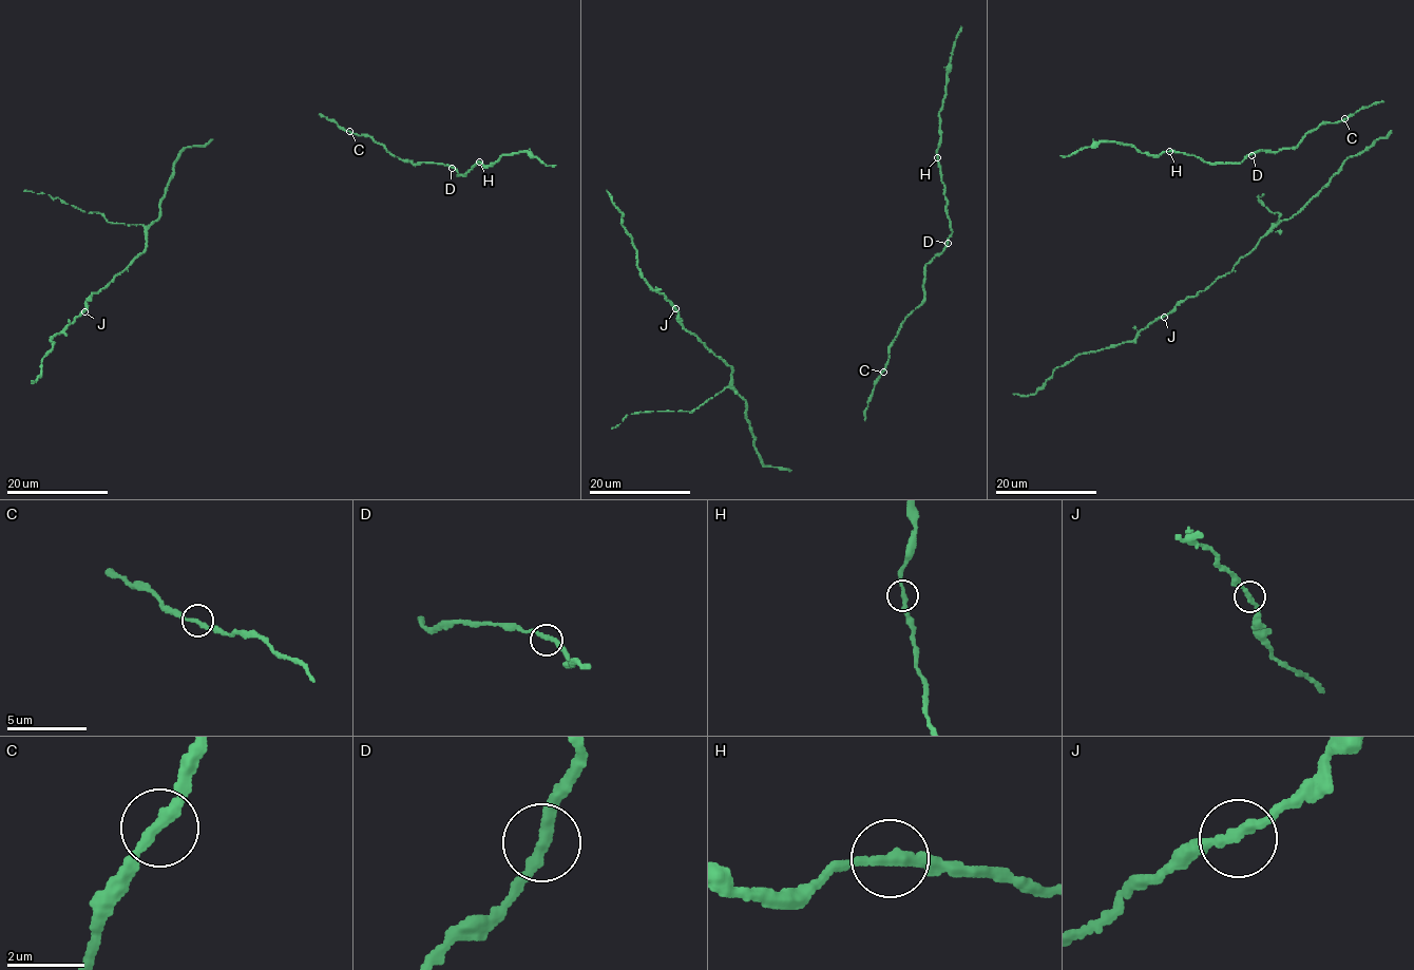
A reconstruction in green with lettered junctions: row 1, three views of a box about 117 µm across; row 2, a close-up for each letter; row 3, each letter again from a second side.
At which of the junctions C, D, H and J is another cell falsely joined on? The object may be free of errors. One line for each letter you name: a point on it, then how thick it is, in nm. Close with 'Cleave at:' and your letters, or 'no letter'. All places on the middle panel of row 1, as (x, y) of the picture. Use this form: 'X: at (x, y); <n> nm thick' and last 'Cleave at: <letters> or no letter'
Cleave at: no letter

